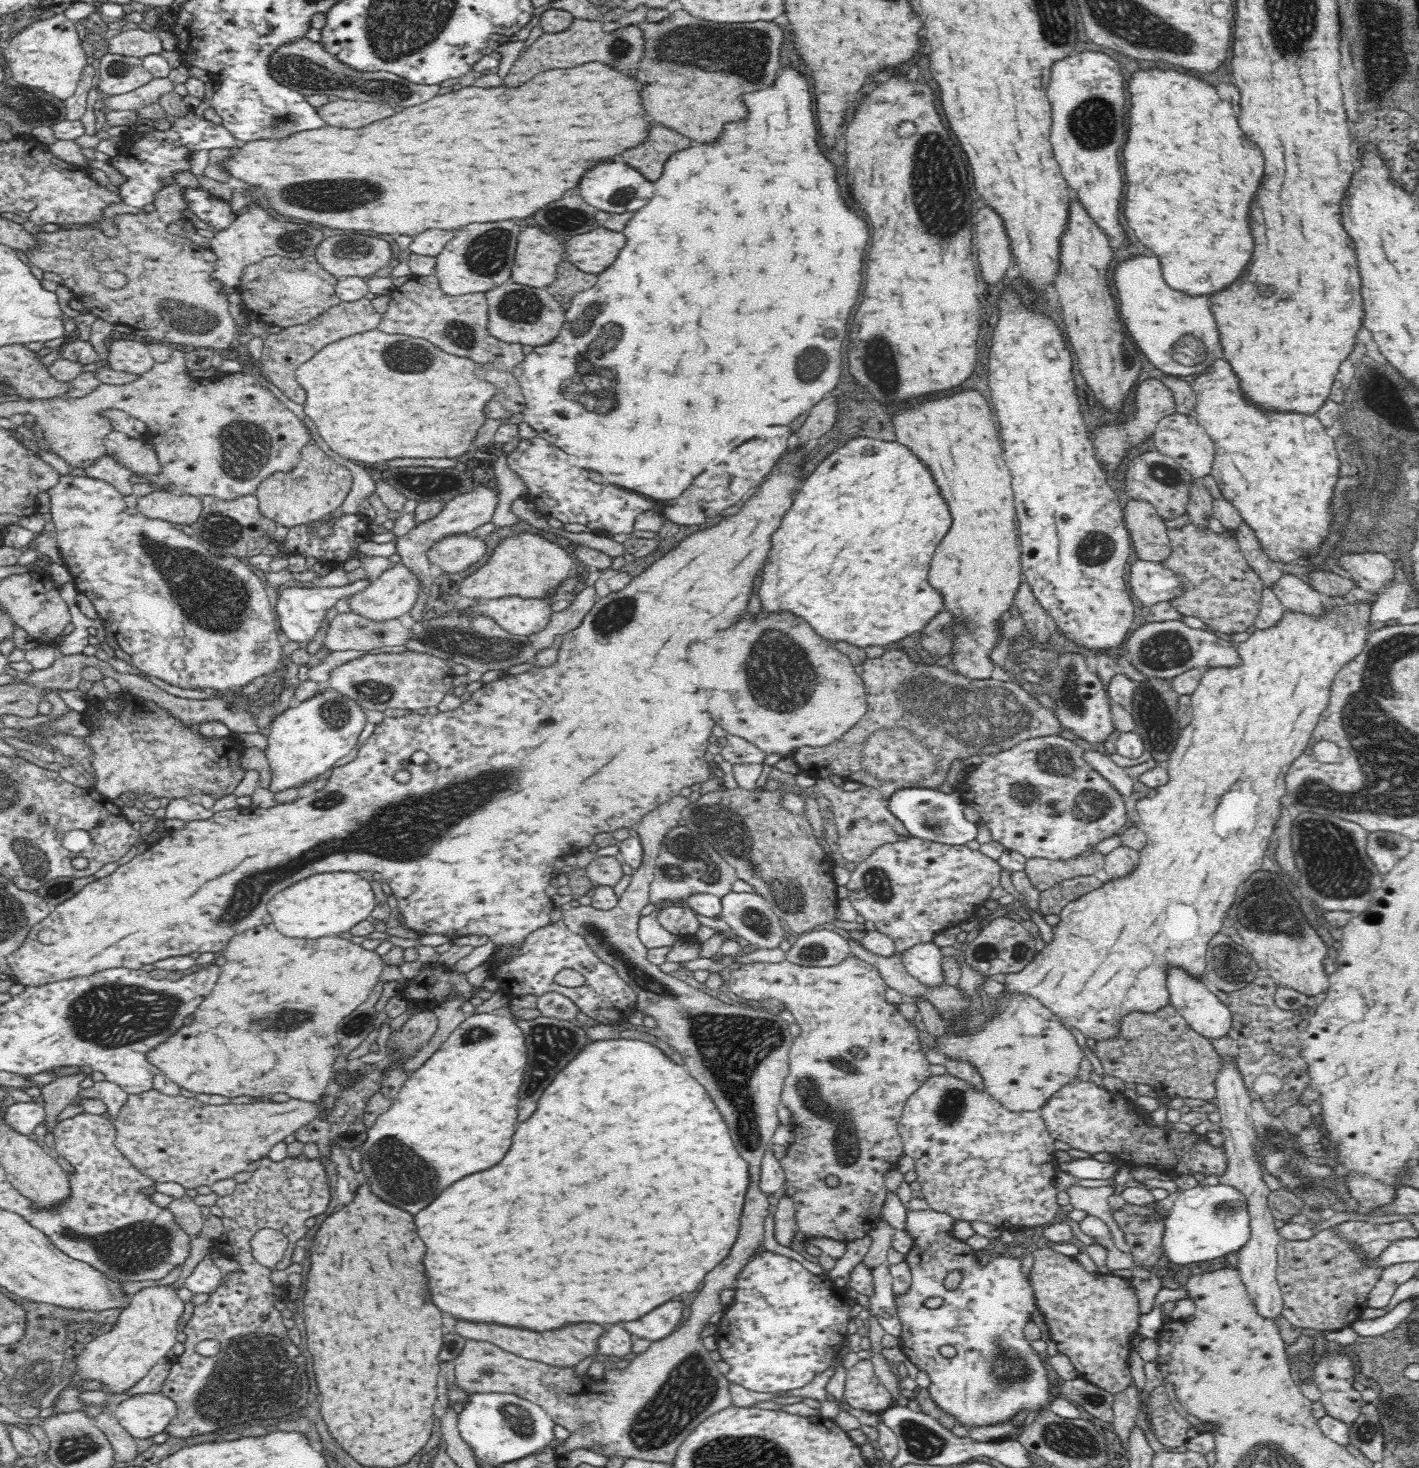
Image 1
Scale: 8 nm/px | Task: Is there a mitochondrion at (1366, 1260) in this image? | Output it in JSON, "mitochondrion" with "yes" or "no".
{"mitochondrion":"no"}

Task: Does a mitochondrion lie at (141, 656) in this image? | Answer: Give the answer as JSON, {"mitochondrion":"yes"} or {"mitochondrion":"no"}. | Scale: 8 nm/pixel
{"mitochondrion":"no"}

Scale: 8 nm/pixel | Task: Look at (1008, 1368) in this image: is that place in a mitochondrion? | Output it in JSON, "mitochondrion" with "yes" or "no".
{"mitochondrion":"yes"}

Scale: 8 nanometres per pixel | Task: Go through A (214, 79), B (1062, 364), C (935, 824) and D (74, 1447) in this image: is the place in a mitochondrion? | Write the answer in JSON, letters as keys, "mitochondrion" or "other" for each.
{"A":"other","B":"other","C":"mitochondrion","D":"mitochondrion"}

